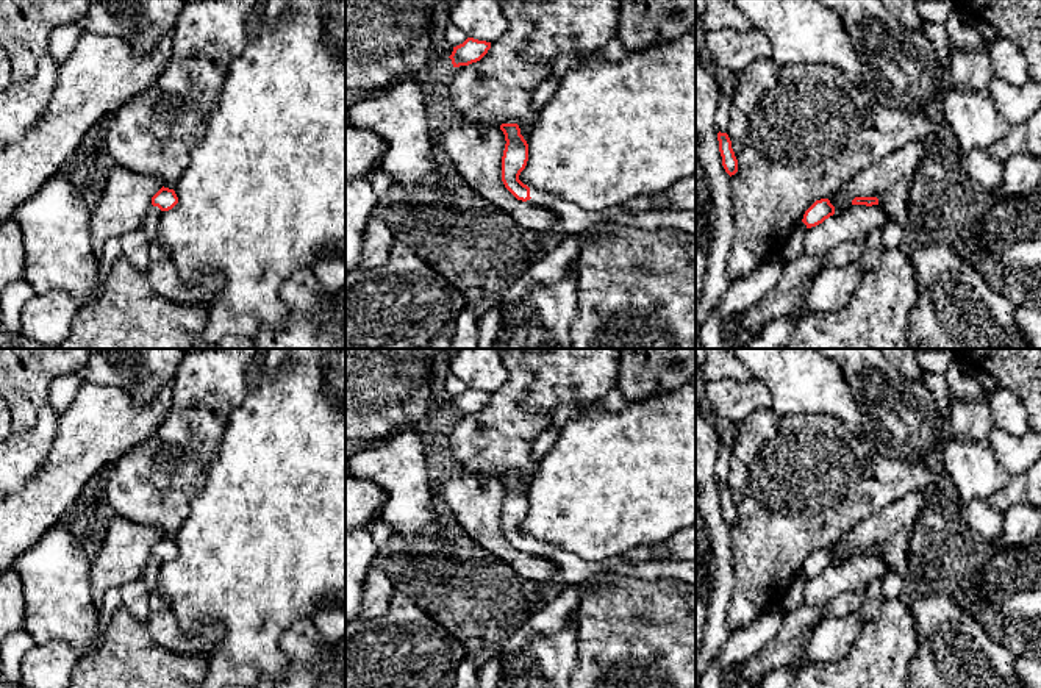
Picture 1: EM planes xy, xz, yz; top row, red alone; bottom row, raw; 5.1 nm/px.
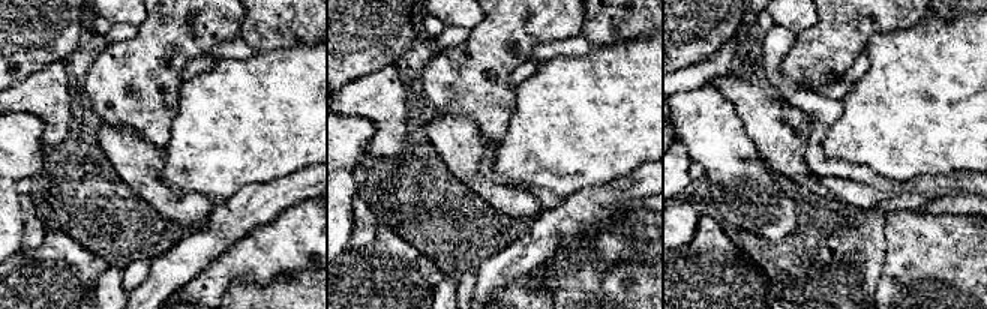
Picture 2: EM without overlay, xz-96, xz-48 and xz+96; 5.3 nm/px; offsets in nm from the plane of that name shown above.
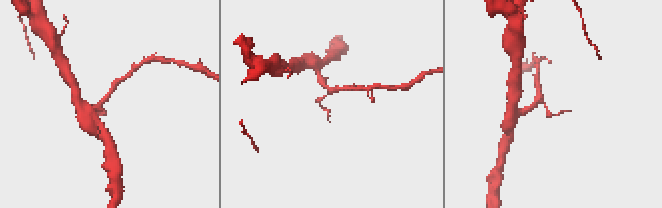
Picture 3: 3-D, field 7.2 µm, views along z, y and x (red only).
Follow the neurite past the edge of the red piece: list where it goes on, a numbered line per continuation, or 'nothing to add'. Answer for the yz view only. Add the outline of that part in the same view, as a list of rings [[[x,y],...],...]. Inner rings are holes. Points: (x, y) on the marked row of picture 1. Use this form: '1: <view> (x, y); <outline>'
nothing to add

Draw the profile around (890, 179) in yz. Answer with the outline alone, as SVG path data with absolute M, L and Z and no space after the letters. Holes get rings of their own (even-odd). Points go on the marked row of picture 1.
M918 141L863 169L828 199L835 214L844 214L853 206L855 197L877 197L888 220L903 227L908 217L910 188L922 158L924 144Z

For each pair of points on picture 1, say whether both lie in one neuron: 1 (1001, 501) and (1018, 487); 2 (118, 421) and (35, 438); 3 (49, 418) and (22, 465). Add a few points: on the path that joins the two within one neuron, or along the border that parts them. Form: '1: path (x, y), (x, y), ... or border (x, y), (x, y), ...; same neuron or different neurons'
1: path (1005, 498), (1013, 491); same neuron
2: border (60, 416), (50, 451), (38, 468); different neurons
3: path (46, 429), (25, 454); same neuron

